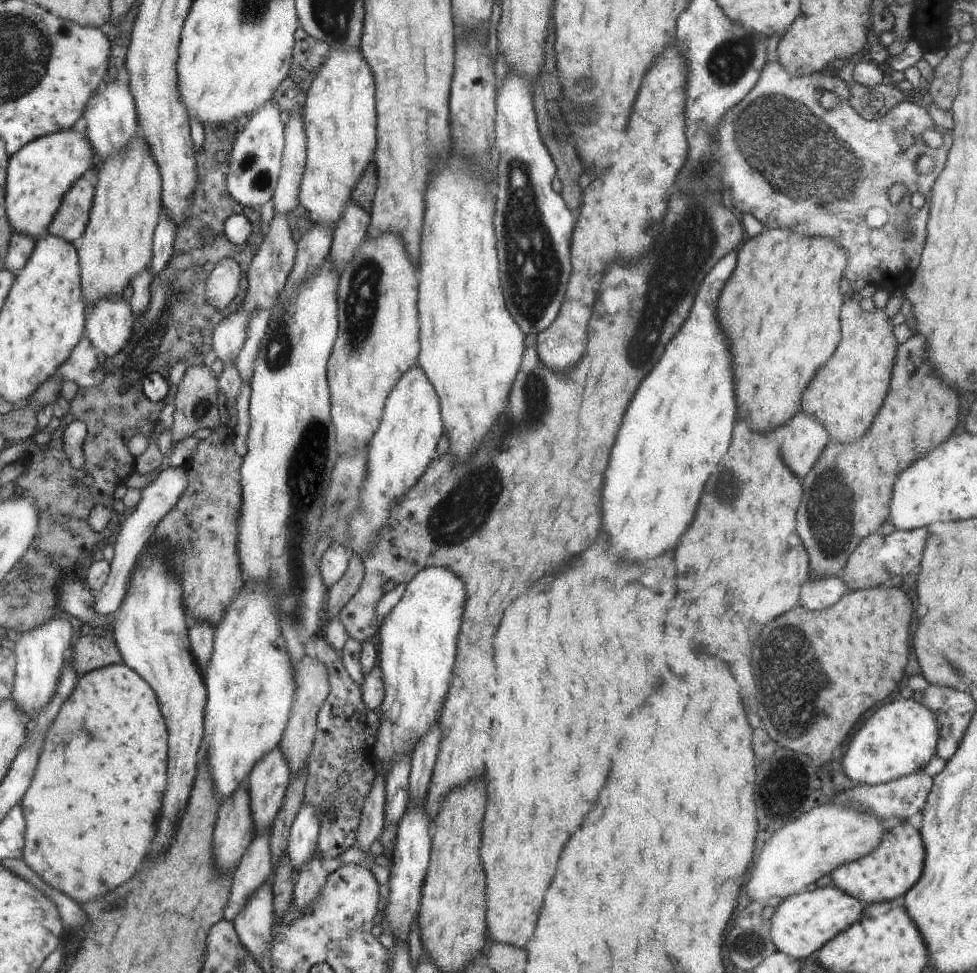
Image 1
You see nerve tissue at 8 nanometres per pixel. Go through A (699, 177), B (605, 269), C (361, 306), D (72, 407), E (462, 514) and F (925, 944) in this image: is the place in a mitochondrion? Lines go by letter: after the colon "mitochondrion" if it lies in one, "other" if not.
A: mitochondrion
B: other
C: mitochondrion
D: other
E: mitochondrion
F: other

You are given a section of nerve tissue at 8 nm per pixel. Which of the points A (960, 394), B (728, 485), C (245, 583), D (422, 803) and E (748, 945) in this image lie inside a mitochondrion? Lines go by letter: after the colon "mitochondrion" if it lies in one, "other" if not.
A: other
B: mitochondrion
C: other
D: other
E: mitochondrion

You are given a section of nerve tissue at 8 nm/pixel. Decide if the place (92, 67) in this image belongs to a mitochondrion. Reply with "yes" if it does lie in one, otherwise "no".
no

